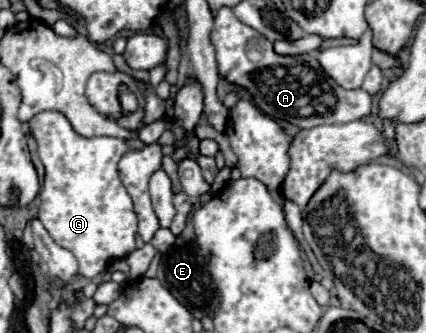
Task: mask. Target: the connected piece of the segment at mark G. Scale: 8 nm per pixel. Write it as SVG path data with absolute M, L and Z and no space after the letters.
M39 112L33 120L29 120L29 126L31 126L31 134L35 136L35 140L37 140L37 144L39 144L39 158L41 158L41 162L43 162L43 166L45 166L45 180L43 180L43 188L41 188L41 206L39 206L37 218L41 220L43 228L49 232L49 236L51 236L59 246L63 246L63 248L67 248L69 252L75 254L75 258L77 258L77 262L79 262L79 274L83 274L85 278L93 278L93 276L101 274L113 260L117 260L117 258L127 258L127 256L135 250L137 218L135 218L135 212L133 212L133 202L131 202L131 198L129 198L129 194L127 194L127 190L125 190L125 186L121 184L119 174L117 174L117 162L119 162L121 156L129 150L129 146L127 146L121 138L117 137L107 138L107 136L103 136L103 138L96 138L102 136L95 136L94 138L83 138L83 136L79 136L79 134L73 132L69 120L67 120L65 116L61 116L61 112Z

